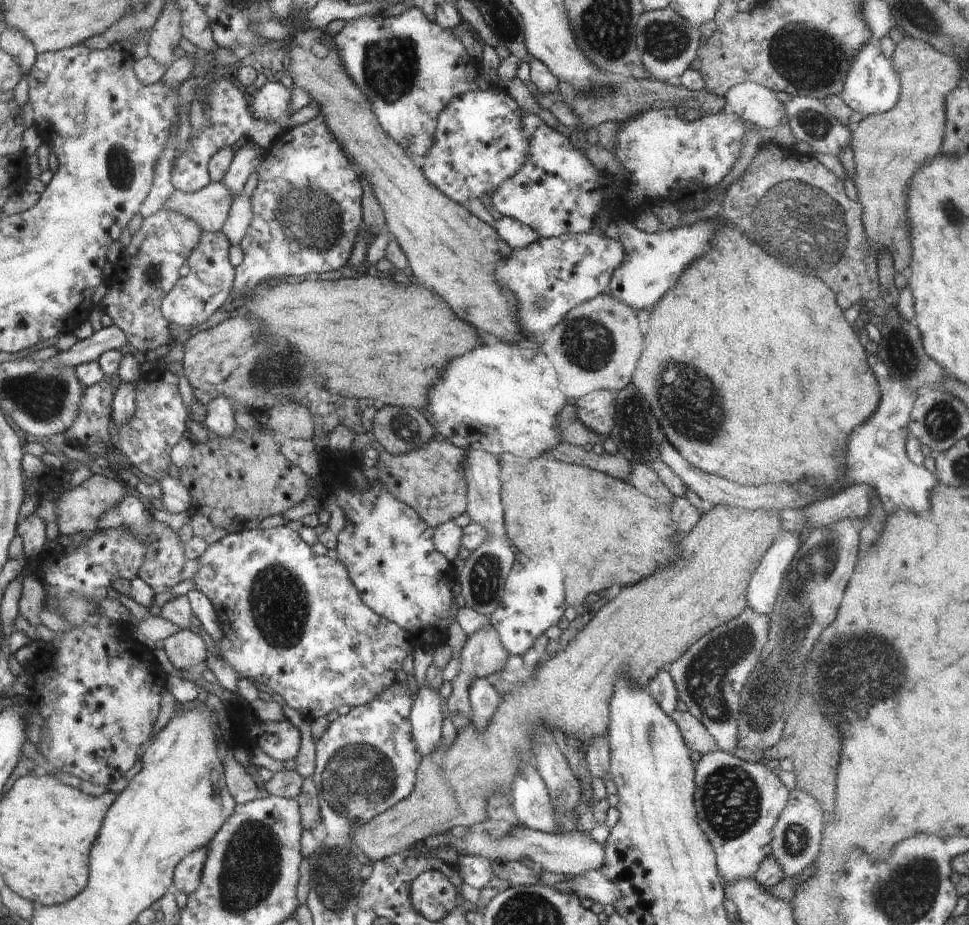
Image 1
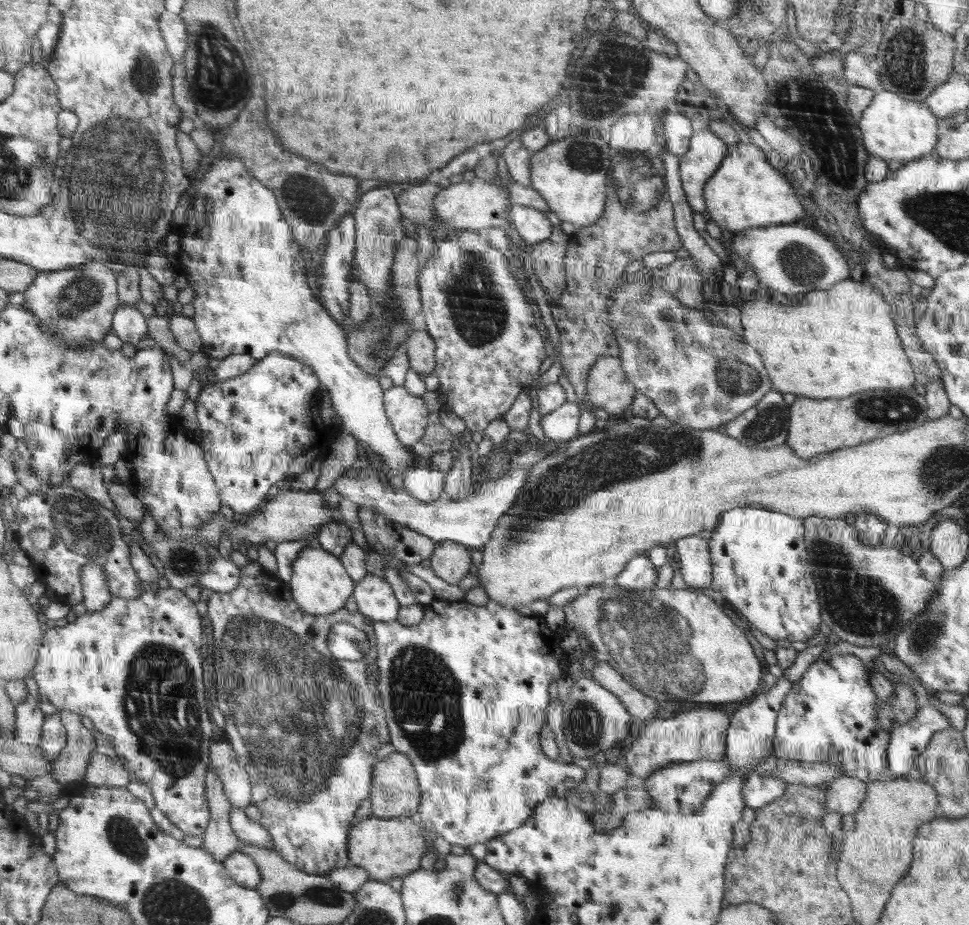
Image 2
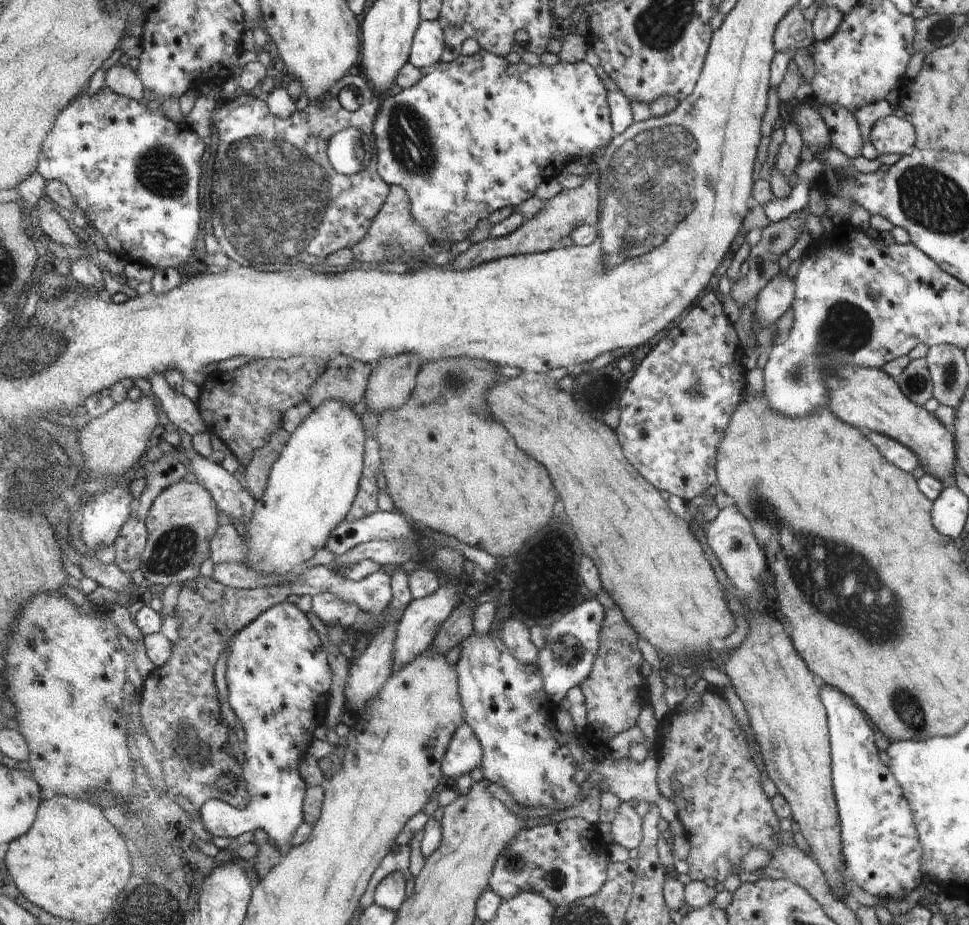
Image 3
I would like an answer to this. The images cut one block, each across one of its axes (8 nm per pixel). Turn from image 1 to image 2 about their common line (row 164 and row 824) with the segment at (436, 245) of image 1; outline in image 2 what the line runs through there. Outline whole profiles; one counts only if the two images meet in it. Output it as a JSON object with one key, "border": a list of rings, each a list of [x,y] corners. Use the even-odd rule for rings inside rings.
{"border":[[[370,816],[350,830],[347,849],[352,866],[364,867],[367,874],[376,881],[386,881],[397,876],[405,877],[420,869],[420,861],[427,853],[427,840],[416,818]]]}

